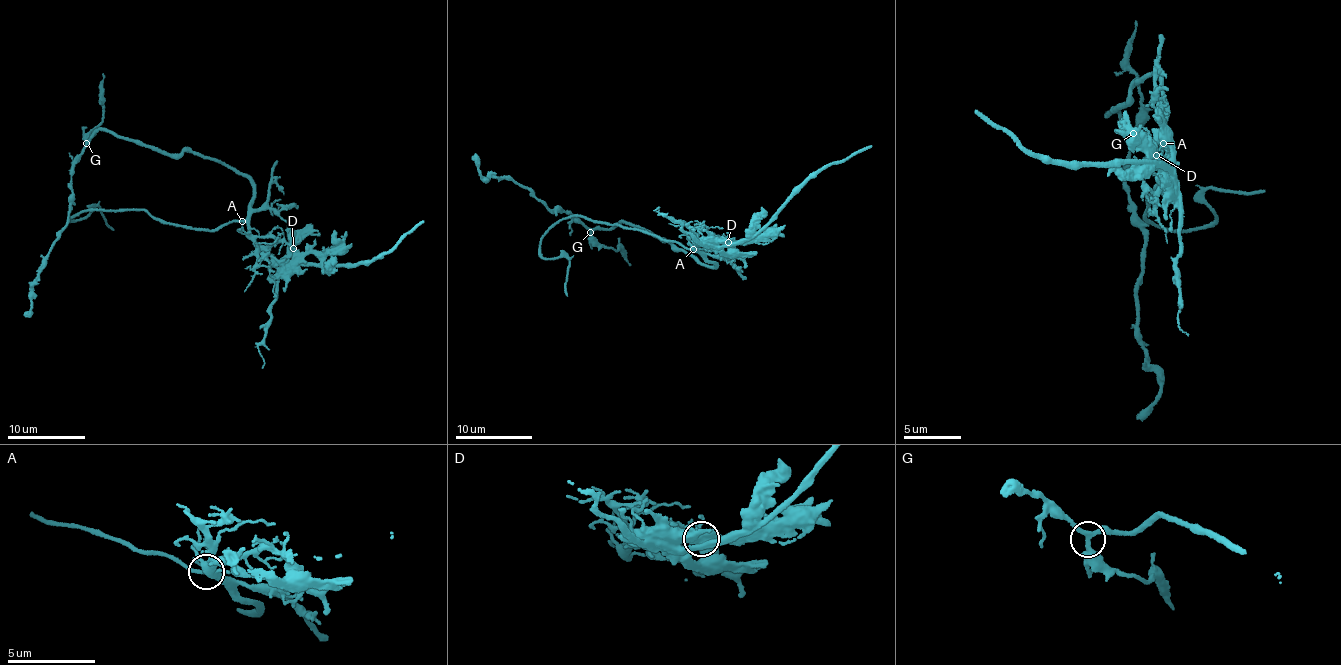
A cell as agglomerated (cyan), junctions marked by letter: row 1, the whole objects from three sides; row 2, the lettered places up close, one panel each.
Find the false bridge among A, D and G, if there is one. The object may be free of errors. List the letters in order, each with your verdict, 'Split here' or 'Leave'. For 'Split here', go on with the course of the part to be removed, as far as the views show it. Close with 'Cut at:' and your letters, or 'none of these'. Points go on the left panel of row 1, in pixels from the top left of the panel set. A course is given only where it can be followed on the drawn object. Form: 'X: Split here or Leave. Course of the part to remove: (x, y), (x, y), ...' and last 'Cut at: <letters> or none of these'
A: Leave
D: Split here. Course of the part to remove: (292, 248), (250, 232), (243, 175), (97, 130), (74, 165), (68, 223), (29, 316)
G: Leave
Cut at: D

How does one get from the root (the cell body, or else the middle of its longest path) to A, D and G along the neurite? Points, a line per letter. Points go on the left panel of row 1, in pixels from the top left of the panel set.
A: (224, 162), (252, 185), (250, 214), (242, 221)
D: (224, 162), (252, 185), (248, 230), (258, 236), (278, 237), (292, 248)
G: (224, 162), (203, 158), (192, 151), (174, 155), (159, 153), (101, 129), (95, 130), (86, 143)

